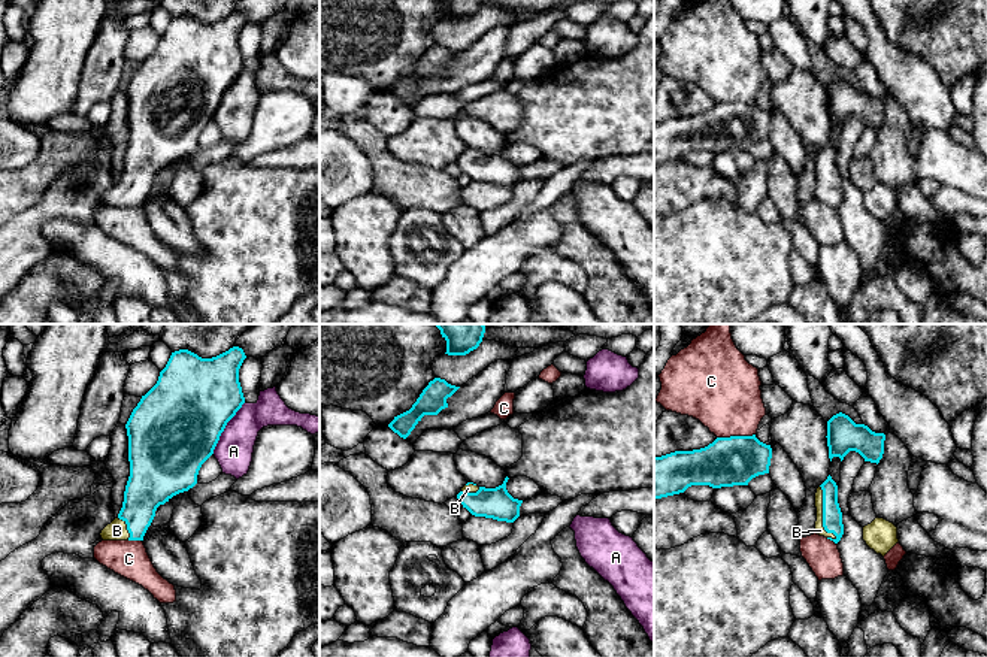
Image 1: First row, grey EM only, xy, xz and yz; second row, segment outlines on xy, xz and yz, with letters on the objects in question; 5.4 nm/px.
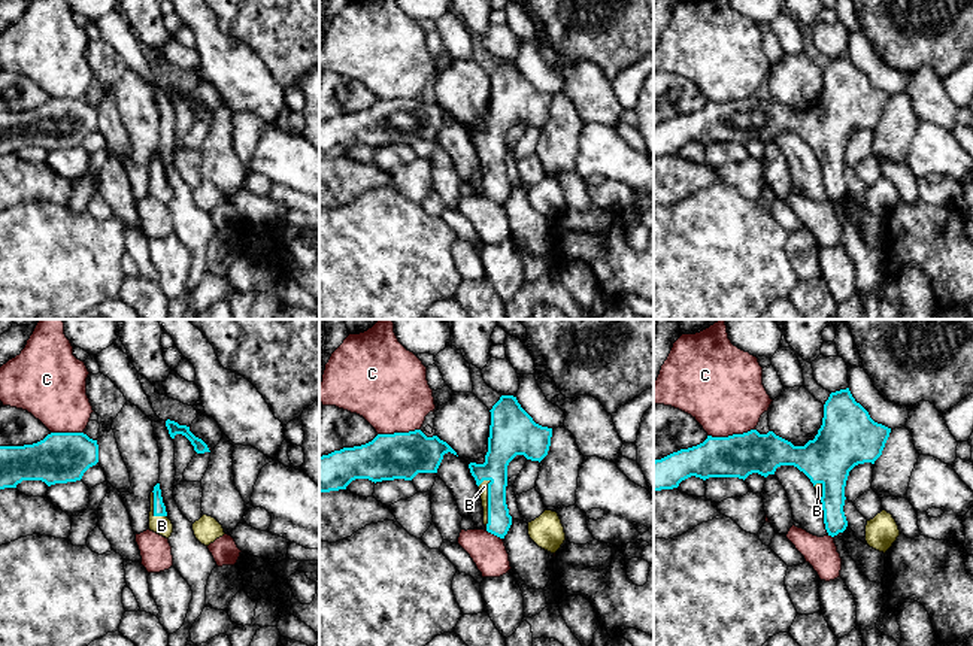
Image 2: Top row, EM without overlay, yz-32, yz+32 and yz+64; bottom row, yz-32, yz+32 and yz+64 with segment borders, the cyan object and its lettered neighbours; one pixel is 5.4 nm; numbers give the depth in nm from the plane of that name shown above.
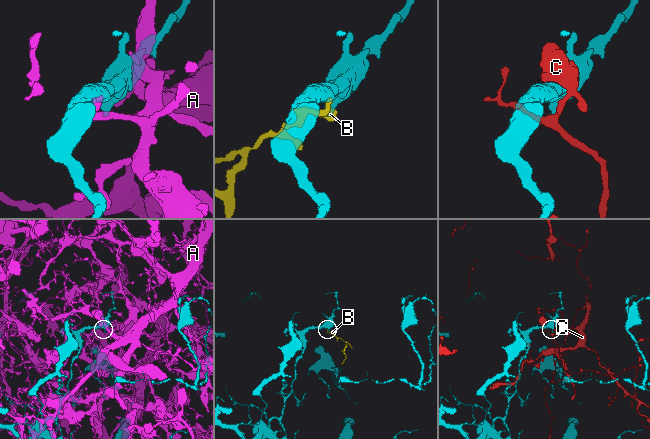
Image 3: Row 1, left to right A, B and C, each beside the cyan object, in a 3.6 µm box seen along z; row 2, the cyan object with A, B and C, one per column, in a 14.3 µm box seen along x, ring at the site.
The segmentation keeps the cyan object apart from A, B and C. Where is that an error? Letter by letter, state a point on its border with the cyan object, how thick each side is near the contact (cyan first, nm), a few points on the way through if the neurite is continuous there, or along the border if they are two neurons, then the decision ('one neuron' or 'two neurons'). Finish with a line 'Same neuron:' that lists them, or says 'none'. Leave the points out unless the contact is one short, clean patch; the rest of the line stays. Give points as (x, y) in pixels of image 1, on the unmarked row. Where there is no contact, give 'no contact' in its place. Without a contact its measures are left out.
A: meets cyan in xy at (224, 93); 480 nm thick on the cyan side, 200 nm on the other; two neurons
B: meets cyan in yz at (823, 179); 110 nm thick on the cyan side, 50 nm on the other; runs through yz (832, 182), (823, 179), (823, 193), (820, 196); one neuron
C: meets cyan in yz at (735, 102); 260 nm thick on the cyan side, 400 nm on the other; two neurons
Same neuron: B

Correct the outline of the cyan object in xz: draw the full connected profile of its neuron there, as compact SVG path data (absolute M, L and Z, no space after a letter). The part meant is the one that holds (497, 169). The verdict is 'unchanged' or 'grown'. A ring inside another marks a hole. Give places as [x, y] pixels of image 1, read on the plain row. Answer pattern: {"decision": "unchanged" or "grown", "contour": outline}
{"decision": "grown", "contour": "M506 142L503 149L496 154L478 152L473 148L467 148L457 160L457 164L475 182L514 188L520 182L523 166L514 164L508 158L508 145Z"}

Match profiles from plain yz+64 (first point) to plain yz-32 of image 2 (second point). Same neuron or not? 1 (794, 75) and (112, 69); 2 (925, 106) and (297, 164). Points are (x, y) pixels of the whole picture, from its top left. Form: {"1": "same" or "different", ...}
{"1": "different", "2": "different"}

